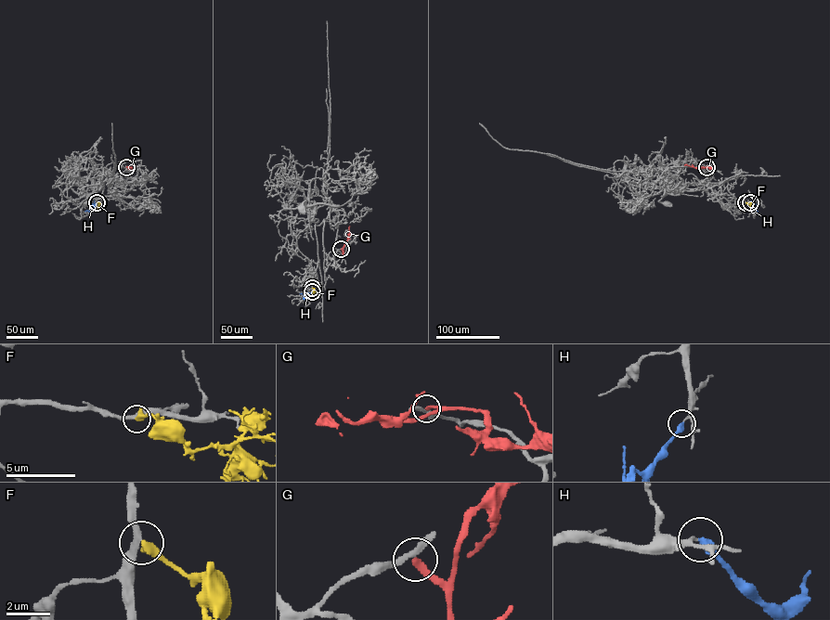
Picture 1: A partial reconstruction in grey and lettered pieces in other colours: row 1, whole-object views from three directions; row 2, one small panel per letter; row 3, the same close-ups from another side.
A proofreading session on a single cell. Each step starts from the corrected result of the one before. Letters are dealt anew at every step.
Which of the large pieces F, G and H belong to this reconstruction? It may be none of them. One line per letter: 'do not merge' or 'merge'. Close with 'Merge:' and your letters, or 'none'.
F: do not merge
G: do not merge
H: merge
Merge: H

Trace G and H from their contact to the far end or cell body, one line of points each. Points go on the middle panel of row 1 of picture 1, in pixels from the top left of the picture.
G: (341, 249), (349, 235), (349, 226)
H: (312, 291), (304, 299), (300, 293)

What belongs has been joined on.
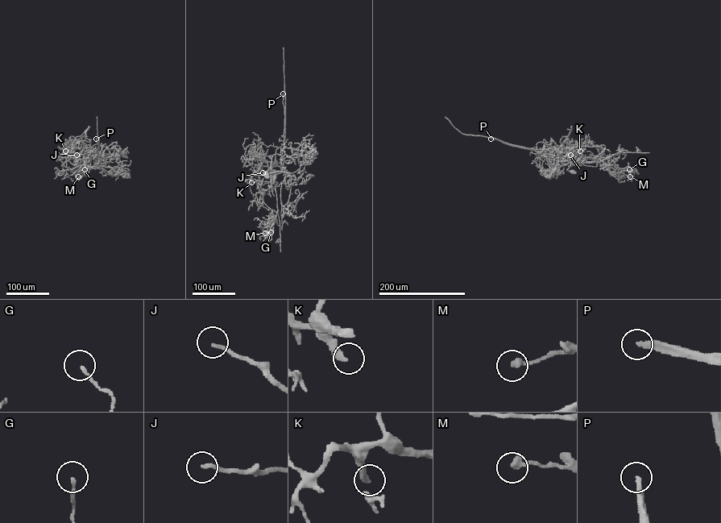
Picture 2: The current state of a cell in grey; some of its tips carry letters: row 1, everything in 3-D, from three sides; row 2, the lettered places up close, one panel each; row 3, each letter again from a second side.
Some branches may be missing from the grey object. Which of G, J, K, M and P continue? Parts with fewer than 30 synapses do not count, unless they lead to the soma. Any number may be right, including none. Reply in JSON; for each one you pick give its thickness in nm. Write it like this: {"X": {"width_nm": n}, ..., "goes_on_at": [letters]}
{"J": {"width_nm": 150}, "K": {"width_nm": 280}, "P": {"width_nm": 280}, "goes_on_at": ["J", "K", "P"]}

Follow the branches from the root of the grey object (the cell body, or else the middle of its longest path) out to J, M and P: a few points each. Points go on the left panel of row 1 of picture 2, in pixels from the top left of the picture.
J: (79, 171), (82, 169), (80, 161), (88, 159), (76, 155)
M: (79, 171), (80, 161), (89, 161), (93, 148), (85, 158), (86, 171), (78, 176)
P: (79, 171), (83, 166), (105, 164), (101, 156), (95, 159), (98, 153), (96, 139)

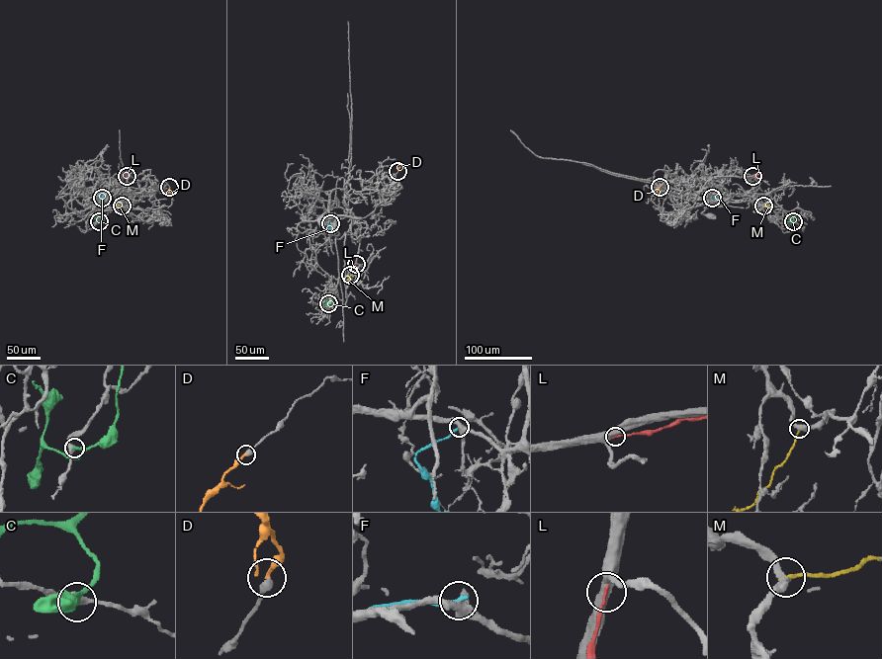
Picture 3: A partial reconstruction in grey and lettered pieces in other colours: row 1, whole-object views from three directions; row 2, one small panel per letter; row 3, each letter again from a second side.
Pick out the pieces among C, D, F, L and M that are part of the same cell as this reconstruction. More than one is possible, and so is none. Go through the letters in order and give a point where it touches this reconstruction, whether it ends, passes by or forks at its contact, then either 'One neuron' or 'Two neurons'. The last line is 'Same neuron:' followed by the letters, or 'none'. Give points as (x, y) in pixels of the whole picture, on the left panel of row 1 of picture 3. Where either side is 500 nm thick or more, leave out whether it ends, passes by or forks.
C: Touches grey at (99, 221). It ends there. Two neurons
D: Touches grey at (169, 187). It ends there. One neuron
F: Touches grey at (102, 198). It ends there. Two neurons
L: Touches grey at (127, 176). Two neurons
M: Touches grey at (122, 205). It ends there. Two neurons
Same neuron: D

